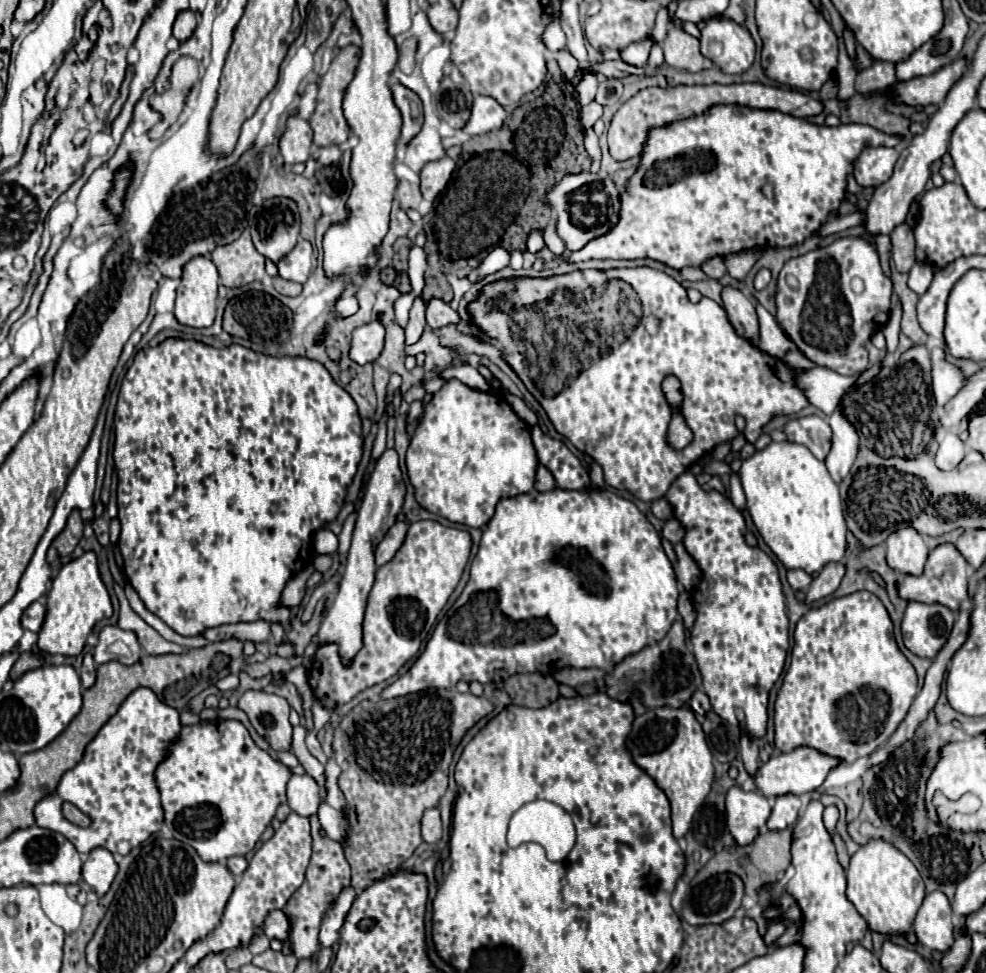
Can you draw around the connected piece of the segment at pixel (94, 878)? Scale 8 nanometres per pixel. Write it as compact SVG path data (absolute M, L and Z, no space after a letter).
M92 849L88 853L88 859L82 865L82 877L84 881L94 889L94 893L98 897L106 895L106 891L110 889L114 877L116 877L118 865L112 857L112 853L108 849Z

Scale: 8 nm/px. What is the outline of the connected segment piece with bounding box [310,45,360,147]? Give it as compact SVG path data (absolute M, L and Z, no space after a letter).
M348 45L344 49L340 49L334 57L332 57L332 63L328 67L328 71L324 73L324 77L320 79L320 85L318 85L318 103L316 103L316 109L310 117L310 127L314 129L314 143L318 147L326 147L326 145L340 145L348 139L350 135L350 129L344 121L344 115L342 115L342 97L344 97L344 91L350 83L350 79L354 77L354 71L356 71L356 65L358 65L358 59L360 59L360 49L356 45Z

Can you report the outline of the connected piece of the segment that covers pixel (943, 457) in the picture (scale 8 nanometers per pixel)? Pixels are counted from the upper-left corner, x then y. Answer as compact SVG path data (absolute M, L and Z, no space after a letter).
M946 433L936 453L936 465L944 471L950 471L964 459L964 455L966 455L966 447L960 441L960 437L956 433Z

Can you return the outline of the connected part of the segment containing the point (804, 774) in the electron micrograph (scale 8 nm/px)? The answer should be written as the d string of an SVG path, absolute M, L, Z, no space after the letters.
M798 747L790 753L776 753L766 763L758 767L754 773L754 785L764 797L780 797L780 795L806 795L822 785L828 771L838 765L838 759L830 759L830 755L822 755L810 747Z

